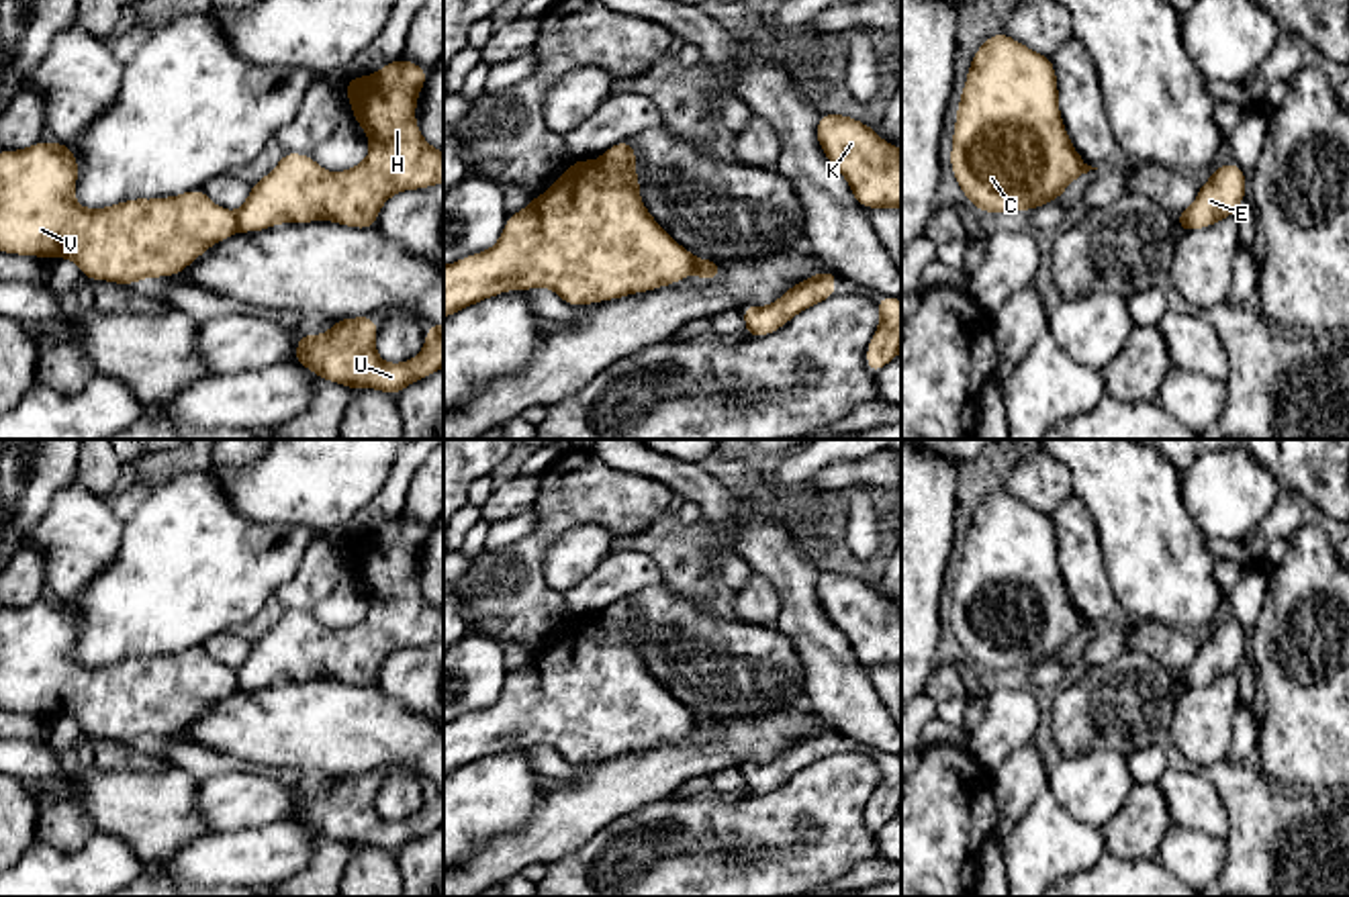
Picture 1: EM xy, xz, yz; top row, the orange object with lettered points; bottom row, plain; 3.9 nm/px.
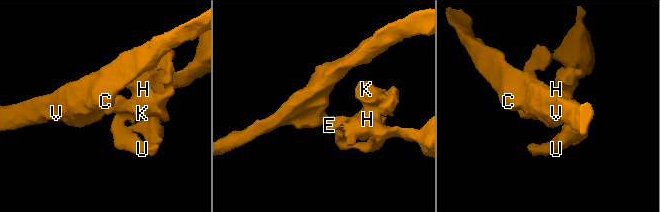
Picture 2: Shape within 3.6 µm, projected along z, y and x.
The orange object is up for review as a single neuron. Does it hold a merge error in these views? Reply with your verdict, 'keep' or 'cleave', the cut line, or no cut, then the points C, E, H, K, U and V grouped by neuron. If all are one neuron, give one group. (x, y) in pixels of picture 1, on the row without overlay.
cleave | xy (234, 671), (238, 685) | C V / E H K U

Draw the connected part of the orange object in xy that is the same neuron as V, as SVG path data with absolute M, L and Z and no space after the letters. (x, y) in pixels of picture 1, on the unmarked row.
M39 599L27 607L0 609L0 709L35 715L72 715L86 738L135 742L143 736L176 734L200 715L211 703L237 689L237 674L217 664L202 646L170 656L131 656L106 666L84 666L74 658L78 617L69 601Z

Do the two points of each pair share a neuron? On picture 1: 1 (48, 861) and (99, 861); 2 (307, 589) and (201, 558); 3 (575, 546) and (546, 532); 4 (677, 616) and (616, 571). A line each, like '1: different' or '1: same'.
1: same
2: different
3: different
4: different

